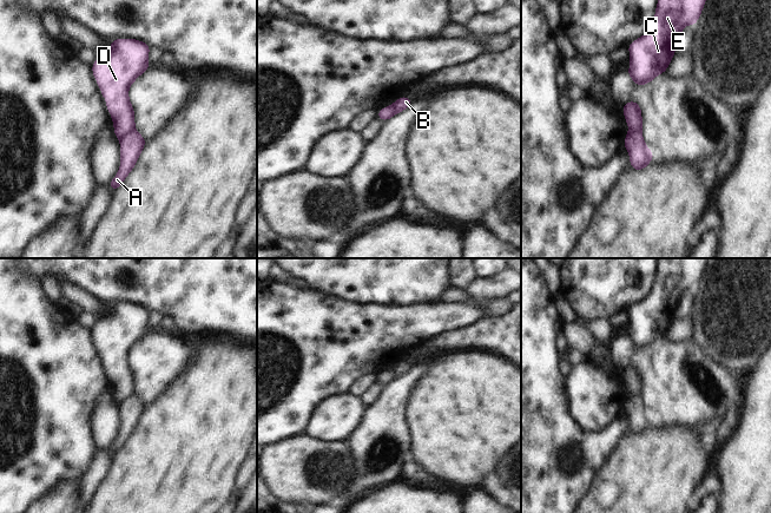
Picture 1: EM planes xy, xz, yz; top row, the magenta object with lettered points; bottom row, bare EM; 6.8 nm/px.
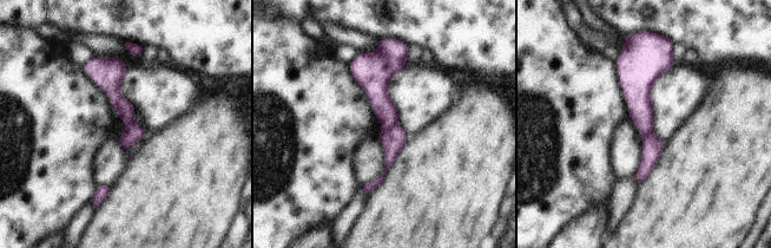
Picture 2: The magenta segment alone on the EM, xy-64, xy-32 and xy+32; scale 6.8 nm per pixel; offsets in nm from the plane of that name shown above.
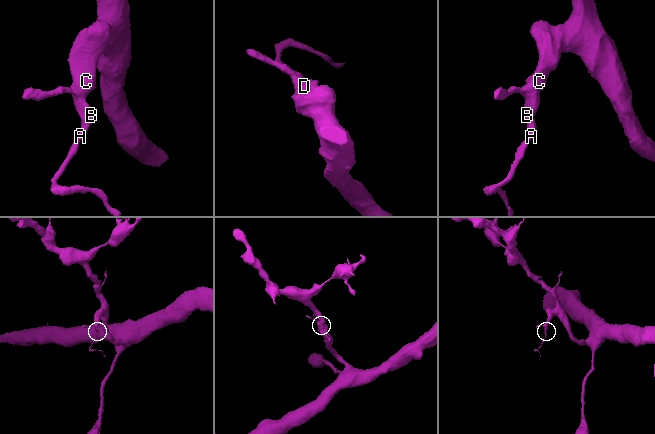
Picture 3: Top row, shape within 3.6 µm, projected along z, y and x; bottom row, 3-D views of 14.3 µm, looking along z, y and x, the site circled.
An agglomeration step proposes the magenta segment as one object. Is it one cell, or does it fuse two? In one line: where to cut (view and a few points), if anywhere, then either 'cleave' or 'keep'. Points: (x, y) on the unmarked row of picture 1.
cut xy (133, 393), (118, 402); cleave

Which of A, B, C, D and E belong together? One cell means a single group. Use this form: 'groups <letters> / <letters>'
groups A B / C D E

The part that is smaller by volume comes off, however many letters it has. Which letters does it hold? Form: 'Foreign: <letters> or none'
Foreign: A, B.

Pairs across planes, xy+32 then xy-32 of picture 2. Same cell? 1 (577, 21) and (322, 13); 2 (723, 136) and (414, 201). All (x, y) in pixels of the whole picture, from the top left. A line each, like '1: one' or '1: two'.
1: two
2: one

